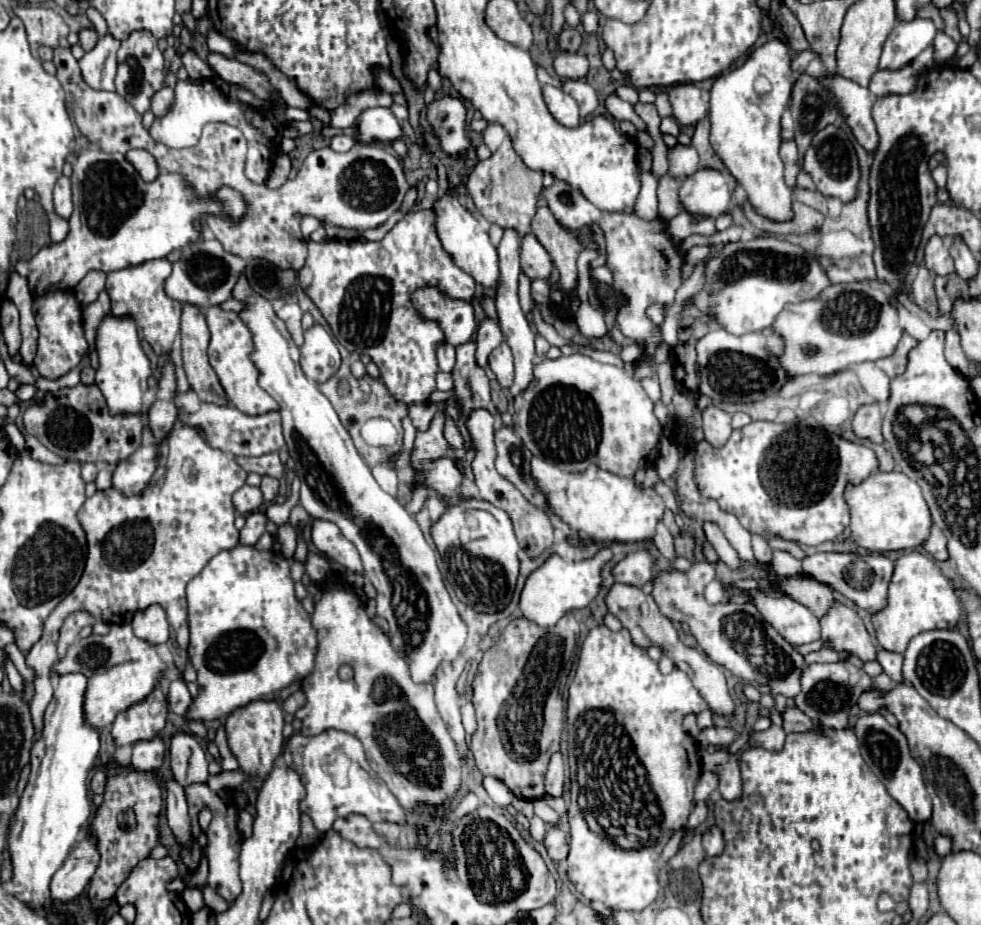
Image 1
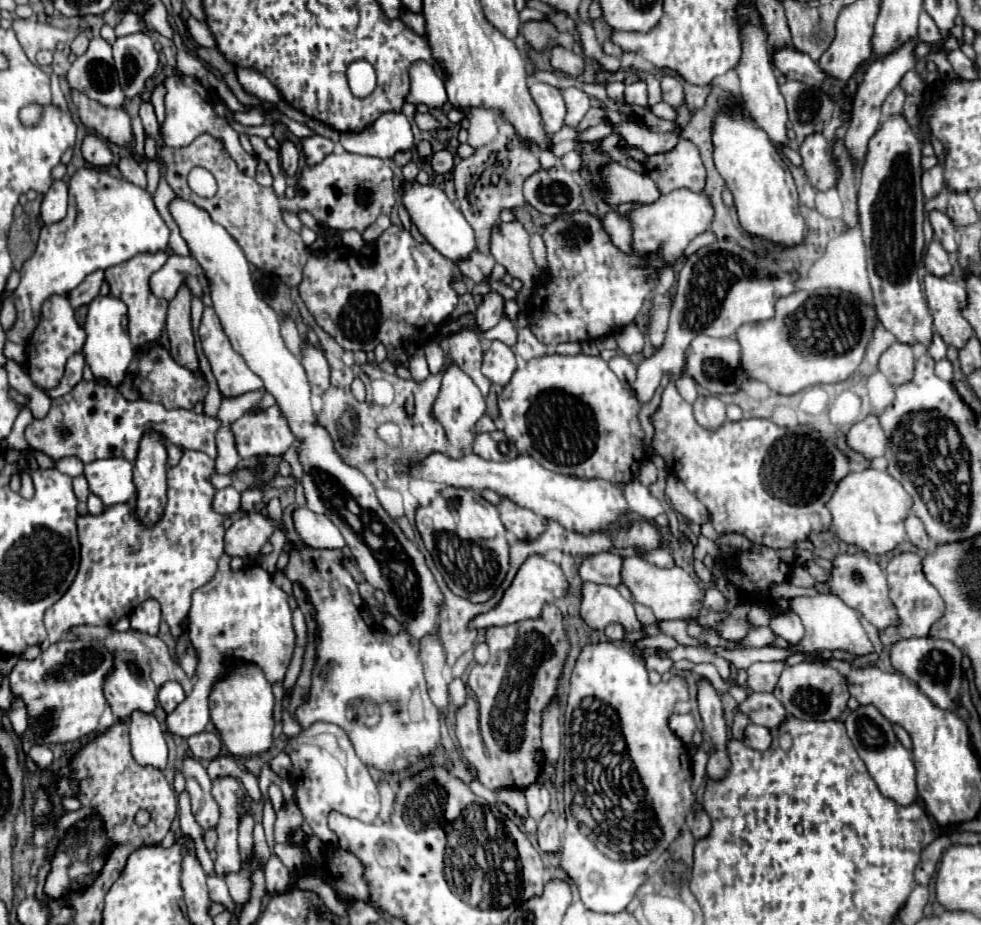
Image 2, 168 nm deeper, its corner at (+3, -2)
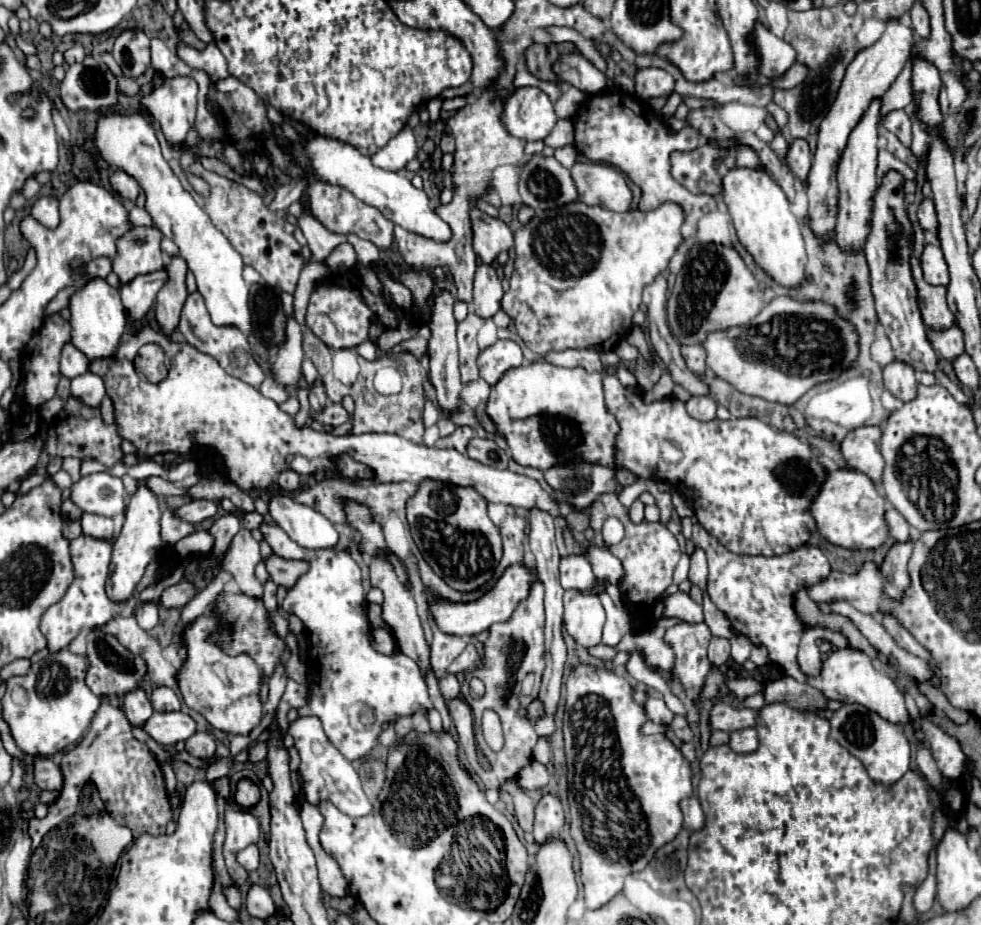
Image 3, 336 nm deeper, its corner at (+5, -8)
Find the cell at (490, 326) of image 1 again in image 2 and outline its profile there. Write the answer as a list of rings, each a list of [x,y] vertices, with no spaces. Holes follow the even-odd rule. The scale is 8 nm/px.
[[[495,290],[487,292],[481,296],[481,304],[475,310],[475,320],[479,330],[489,330],[497,324],[497,320],[501,320],[503,314],[503,296]]]

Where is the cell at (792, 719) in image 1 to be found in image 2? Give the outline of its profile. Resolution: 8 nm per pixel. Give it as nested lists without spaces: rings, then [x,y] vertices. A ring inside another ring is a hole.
[[[751,692],[745,698],[745,702],[741,702],[735,710],[747,714],[753,724],[765,726],[769,730],[777,728],[787,714],[773,694],[757,694],[757,692]]]

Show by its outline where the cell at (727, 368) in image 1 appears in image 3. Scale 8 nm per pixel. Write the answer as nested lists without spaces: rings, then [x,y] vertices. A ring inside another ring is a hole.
[[[693,344],[693,346],[681,346],[681,354],[685,358],[687,368],[697,374],[703,376],[707,372],[707,350],[701,344]]]

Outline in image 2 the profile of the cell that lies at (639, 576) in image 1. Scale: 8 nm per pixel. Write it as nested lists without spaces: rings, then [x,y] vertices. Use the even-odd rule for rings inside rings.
[[[601,552],[587,556],[579,566],[579,576],[585,582],[595,584],[609,584],[617,586],[621,584],[621,556],[613,552]]]

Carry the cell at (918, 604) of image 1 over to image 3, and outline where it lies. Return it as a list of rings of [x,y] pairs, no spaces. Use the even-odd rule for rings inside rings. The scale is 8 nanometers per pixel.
[[[913,542],[895,544],[887,552],[881,564],[881,574],[885,580],[885,594],[891,600],[903,598],[903,590],[911,584],[911,578],[907,574],[907,562],[911,558],[911,552],[913,552]]]

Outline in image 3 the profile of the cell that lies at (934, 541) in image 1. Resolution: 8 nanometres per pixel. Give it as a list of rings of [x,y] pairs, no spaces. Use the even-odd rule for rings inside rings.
[[[887,510],[885,520],[889,524],[889,534],[897,542],[909,542],[911,540],[911,536],[909,536],[909,524],[907,524],[907,520],[897,510]]]

